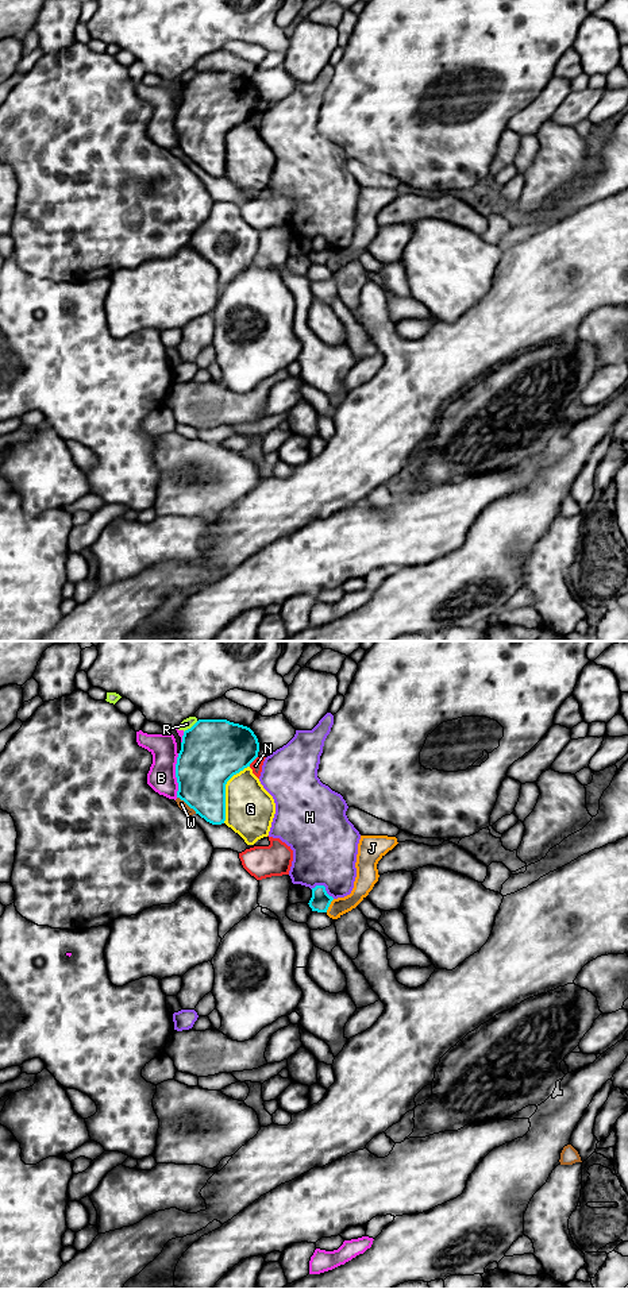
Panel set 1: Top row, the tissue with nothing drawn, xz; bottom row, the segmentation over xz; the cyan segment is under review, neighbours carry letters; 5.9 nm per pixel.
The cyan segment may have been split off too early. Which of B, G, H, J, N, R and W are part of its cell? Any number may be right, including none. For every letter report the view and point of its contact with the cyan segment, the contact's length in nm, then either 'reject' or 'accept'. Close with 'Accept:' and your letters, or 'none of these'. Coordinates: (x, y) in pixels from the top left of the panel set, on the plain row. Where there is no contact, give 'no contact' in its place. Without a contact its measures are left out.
B: contact xz (176, 127); length 260 nm; reject
G: contact xz (224, 143); length 380 nm; reject
H: contact xz (324, 239); length 160 nm; reject
J: contact xz (328, 258); length 90 nm; accept
N: contact xz (253, 112); length 80 nm; reject
R: contact xz (192, 78); length 110 nm; reject
W: contact xz (187, 155); length 160 nm; reject
Accept: J

